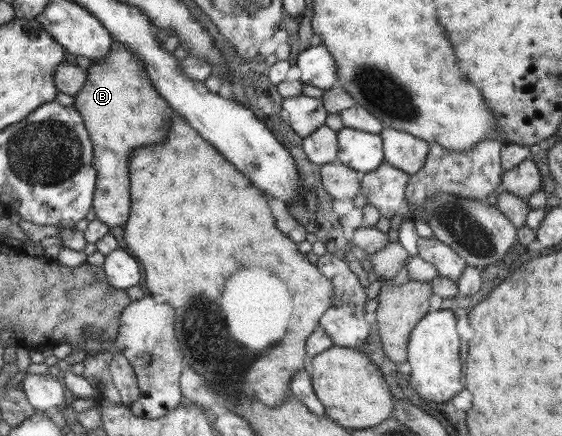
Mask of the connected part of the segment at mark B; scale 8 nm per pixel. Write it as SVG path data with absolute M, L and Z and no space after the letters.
M113 42L113 45L109 48L109 53L99 61L90 62L86 69L86 82L82 85L82 88L73 96L72 106L78 111L78 114L82 114L82 118L86 118L86 130L90 130L90 142L94 142L94 170L97 170L97 188L94 189L94 212L96 219L107 227L123 226L129 218L129 208L132 204L132 200L129 198L129 154L135 149L146 144L152 144L152 142L160 142L168 132L170 126L170 118L173 116L173 112L169 105L161 97L158 90L155 89L153 82L150 80L145 70L145 64L130 50L124 48L124 44L120 42Z

